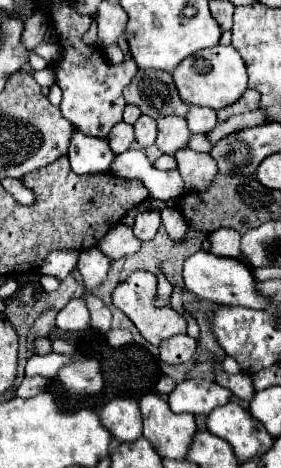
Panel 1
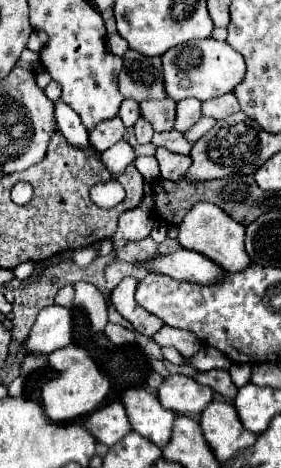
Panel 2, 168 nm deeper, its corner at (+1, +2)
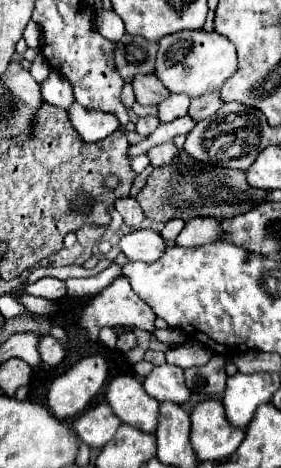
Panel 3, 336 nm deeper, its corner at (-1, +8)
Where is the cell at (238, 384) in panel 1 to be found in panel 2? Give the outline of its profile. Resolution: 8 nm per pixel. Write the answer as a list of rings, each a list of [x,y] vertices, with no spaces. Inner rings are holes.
[[[207,370],[207,372],[197,372],[193,376],[197,382],[201,382],[203,386],[209,386],[213,392],[221,394],[227,400],[233,400],[237,394],[235,384],[231,382],[231,376],[227,370]]]

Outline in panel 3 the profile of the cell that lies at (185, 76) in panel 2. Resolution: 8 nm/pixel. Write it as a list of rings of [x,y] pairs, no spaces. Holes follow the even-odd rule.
[[[181,30],[159,40],[157,78],[169,92],[185,92],[187,96],[197,98],[219,90],[221,84],[233,76],[233,72],[237,72],[237,50],[233,48],[233,42],[217,32]]]

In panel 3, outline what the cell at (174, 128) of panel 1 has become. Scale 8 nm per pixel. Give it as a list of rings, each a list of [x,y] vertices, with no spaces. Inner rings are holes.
[[[155,74],[137,76],[137,80],[133,80],[133,90],[141,106],[157,106],[161,100],[165,100],[165,96],[171,96]]]

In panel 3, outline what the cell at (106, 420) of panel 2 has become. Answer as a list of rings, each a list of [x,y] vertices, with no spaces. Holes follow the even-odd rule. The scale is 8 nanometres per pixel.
[[[103,402],[103,404],[89,408],[87,412],[83,412],[77,418],[73,428],[81,442],[85,442],[91,448],[103,448],[113,438],[113,434],[117,432],[119,426],[121,426],[121,420],[117,420],[117,416],[113,416],[109,404]]]

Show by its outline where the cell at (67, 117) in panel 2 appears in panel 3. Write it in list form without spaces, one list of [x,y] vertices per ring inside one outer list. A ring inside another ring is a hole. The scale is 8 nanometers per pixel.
[[[51,72],[49,78],[41,84],[41,94],[43,94],[43,100],[47,104],[57,106],[61,110],[69,110],[75,102],[71,84],[57,72]]]

